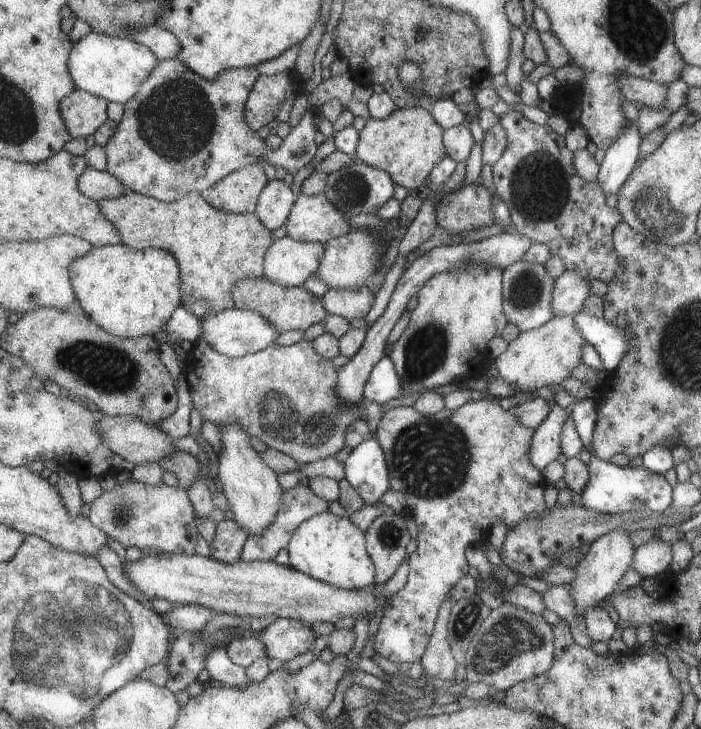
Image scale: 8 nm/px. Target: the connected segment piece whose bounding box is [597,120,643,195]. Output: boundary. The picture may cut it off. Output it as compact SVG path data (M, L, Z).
M629 121L612 146L608 147L605 157L600 159L597 181L605 189L605 194L617 194L629 178L639 160L640 145L643 141L639 125Z

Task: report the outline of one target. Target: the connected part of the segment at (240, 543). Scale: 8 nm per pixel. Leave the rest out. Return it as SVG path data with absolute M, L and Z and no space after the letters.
M223 518L217 523L214 542L209 545L210 557L226 564L240 561L245 540L249 535L249 530L235 520Z

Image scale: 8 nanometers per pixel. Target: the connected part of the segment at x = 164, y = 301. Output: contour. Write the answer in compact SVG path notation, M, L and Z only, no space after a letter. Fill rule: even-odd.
M124 244L120 245L102 245L101 247L94 247L89 253L79 256L76 260L73 260L70 266L70 278L72 280L73 289L76 293L76 303L80 305L84 312L94 321L96 324L105 329L111 335L124 338L134 338L146 335L160 334L160 331L165 328L170 316L174 314L174 310L181 304L181 270L179 268L177 257L171 252L164 249L155 249L152 247L146 247L144 250L131 249Z

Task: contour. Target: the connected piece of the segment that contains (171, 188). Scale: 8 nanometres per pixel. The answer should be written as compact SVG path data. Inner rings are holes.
M181 60L159 61L140 91L124 103L122 120L104 147L106 171L118 177L130 192L140 193L167 203L192 191L202 192L239 168L253 165L269 148L245 119L245 104L260 78L256 67L228 69L214 80L201 77Z

